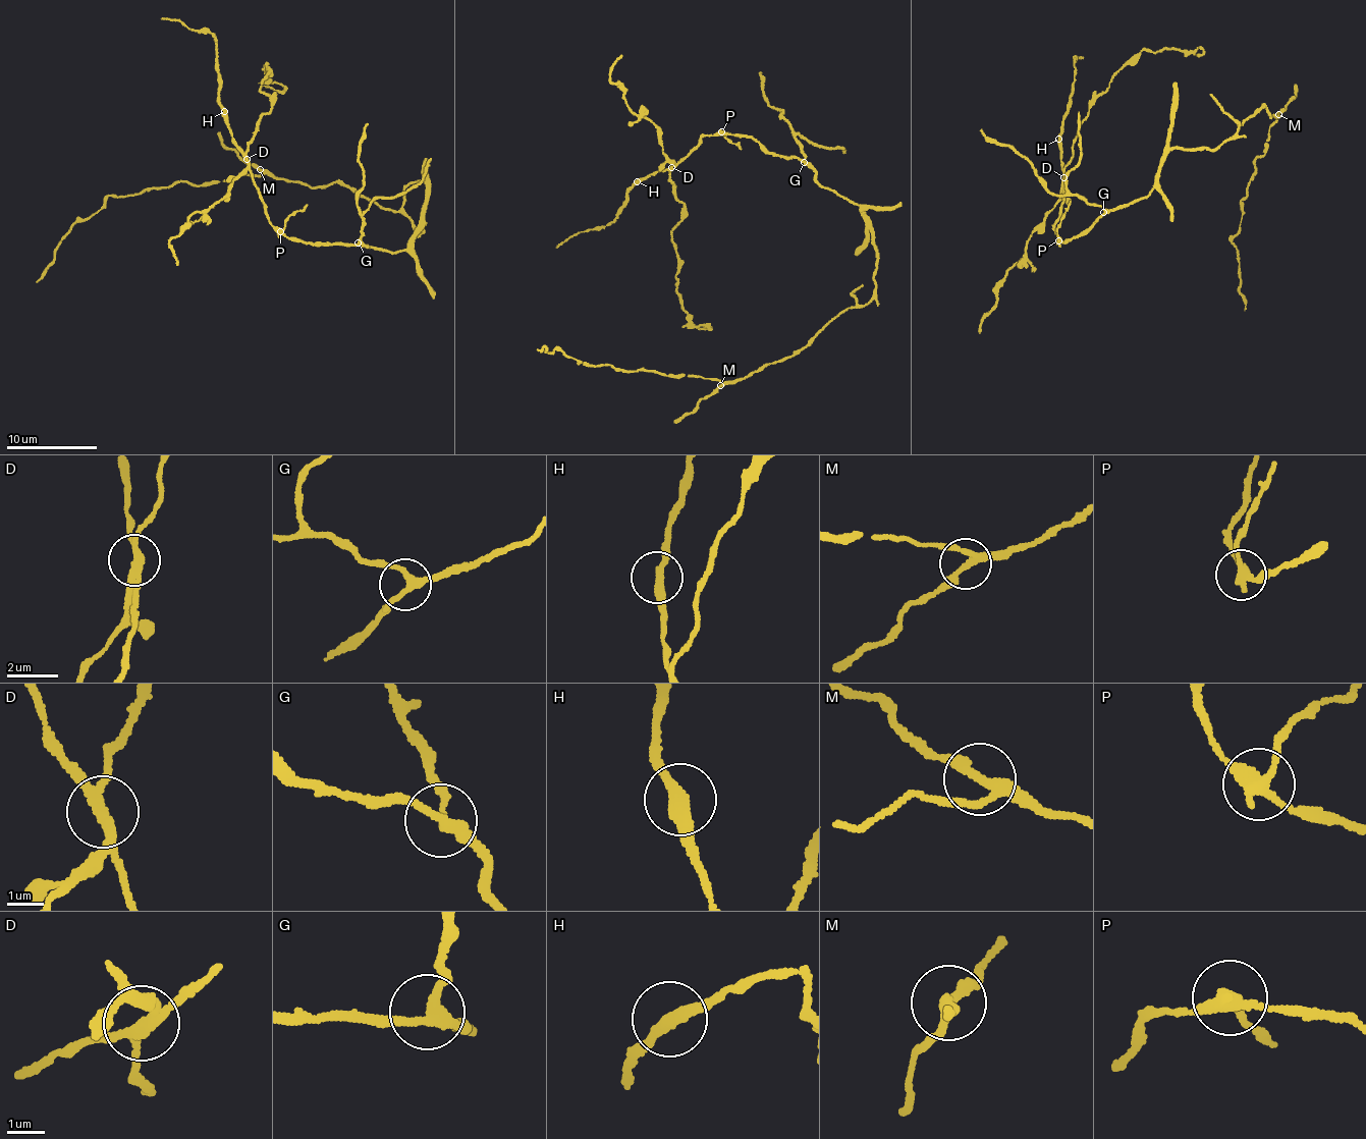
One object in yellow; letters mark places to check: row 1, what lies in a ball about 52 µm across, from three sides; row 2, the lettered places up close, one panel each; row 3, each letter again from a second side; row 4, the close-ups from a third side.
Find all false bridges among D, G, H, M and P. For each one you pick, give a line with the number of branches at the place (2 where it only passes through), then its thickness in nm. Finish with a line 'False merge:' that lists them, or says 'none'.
D: 3 | 240 nm
P: 3 | 300 nm
False merge: D, P

